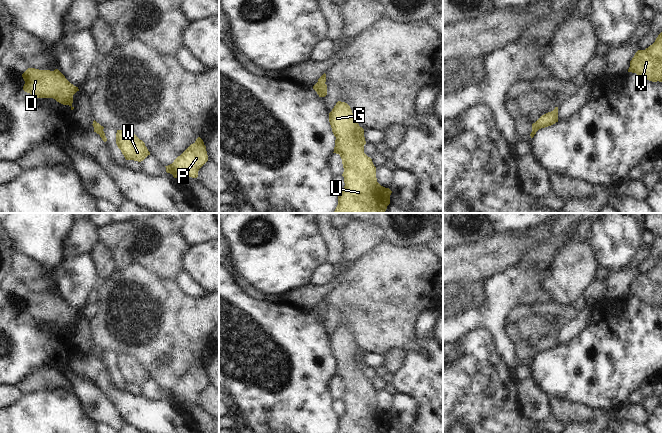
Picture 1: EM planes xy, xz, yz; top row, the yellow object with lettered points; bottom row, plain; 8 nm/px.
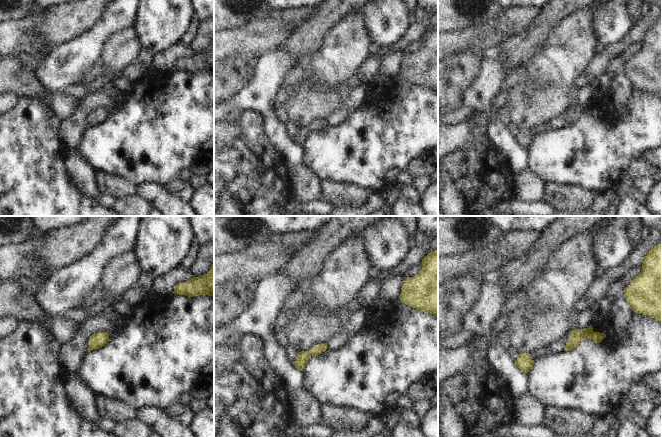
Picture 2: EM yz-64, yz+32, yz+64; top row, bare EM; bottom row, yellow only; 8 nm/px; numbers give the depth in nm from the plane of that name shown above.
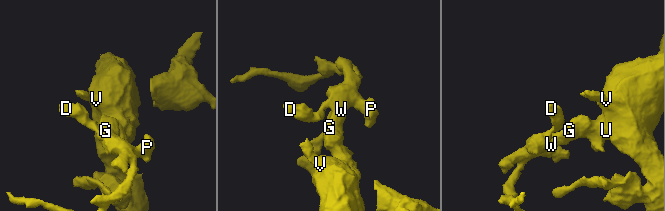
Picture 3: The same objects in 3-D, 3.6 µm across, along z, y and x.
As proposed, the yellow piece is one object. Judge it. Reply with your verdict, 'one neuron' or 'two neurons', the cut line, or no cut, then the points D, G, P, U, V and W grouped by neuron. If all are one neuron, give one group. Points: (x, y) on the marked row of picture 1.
one neuron | no cut | D G P U V W

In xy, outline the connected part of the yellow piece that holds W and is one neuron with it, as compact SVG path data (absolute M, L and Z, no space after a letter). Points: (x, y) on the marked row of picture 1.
M117 130L116 144L126 160L141 162L150 155L145 143L132 132Z

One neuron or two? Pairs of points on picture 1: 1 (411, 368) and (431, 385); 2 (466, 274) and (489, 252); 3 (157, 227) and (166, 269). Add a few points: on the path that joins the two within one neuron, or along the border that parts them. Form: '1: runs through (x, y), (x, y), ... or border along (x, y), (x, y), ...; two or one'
1: runs through (416, 373), (426, 380); one
2: runs through (472, 268), (483, 258); one
3: runs through (158, 237), (158, 247), (164, 259); one

